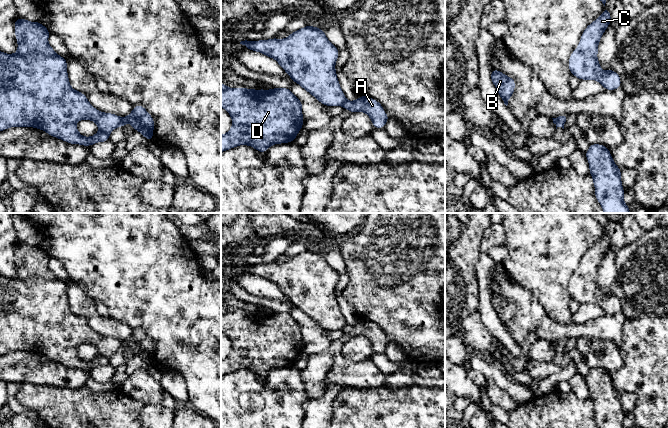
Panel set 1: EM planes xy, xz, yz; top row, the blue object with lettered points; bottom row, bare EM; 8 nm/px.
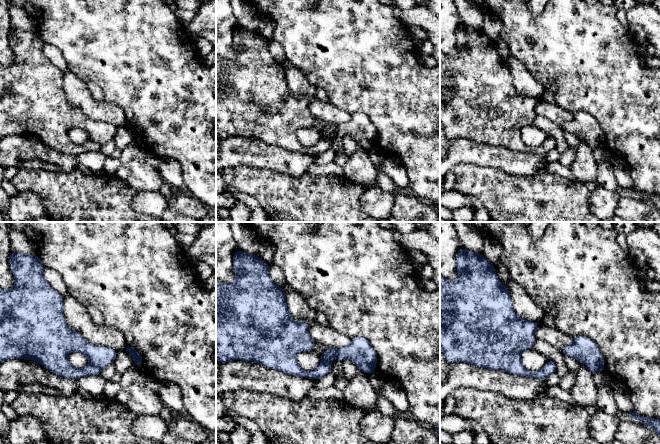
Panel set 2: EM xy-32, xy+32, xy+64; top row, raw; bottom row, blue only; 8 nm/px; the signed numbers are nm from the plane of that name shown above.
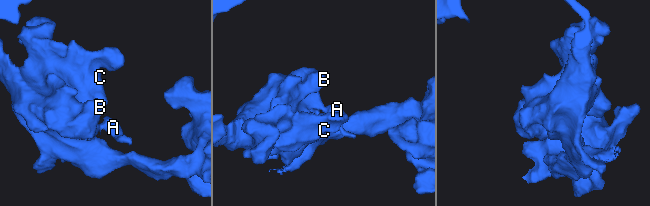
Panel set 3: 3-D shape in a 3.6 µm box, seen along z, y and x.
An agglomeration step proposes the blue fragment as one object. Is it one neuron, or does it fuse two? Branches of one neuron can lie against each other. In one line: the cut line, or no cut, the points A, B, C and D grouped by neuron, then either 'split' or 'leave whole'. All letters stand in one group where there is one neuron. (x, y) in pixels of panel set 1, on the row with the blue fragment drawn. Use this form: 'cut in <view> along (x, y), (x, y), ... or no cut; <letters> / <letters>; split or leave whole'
cut in xy along (121, 118), (118, 125); A / B C D; split

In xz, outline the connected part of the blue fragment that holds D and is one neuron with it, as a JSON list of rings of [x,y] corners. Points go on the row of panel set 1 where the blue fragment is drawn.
[[[221,83],[221,107],[232,118],[231,129],[221,135],[221,152],[248,145],[264,153],[272,145],[293,142],[303,128],[302,102],[289,88],[255,90],[229,88]]]

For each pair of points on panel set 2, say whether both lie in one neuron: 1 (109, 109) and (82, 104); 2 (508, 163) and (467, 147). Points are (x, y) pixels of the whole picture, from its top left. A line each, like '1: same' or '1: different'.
1: same
2: same

